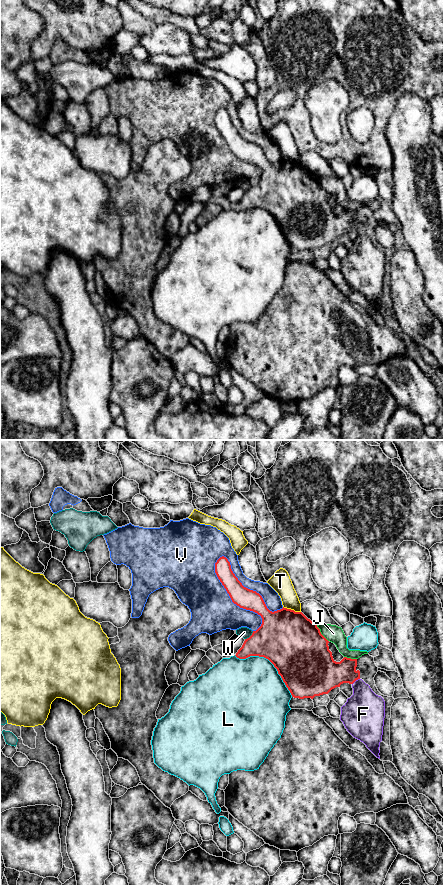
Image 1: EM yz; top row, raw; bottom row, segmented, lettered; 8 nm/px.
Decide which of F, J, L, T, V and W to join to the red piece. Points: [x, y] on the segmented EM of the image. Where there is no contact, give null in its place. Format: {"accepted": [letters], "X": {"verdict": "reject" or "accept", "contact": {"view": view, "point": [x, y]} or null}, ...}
{"accepted": [], "F": {"verdict": "reject", "contact": {"view": "yz", "point": [355, 680]}}, "J": {"verdict": "reject", "contact": {"view": "yz", "point": [320, 633]}}, "L": {"verdict": "reject", "contact": {"view": "yz", "point": [269, 660]}}, "T": {"verdict": "reject", "contact": {"view": "yz", "point": [292, 610]}}, "V": {"verdict": "reject", "contact": {"view": "yz", "point": [247, 588]}}, "W": {"verdict": "reject", "contact": {"view": "yz", "point": [250, 636]}}}

